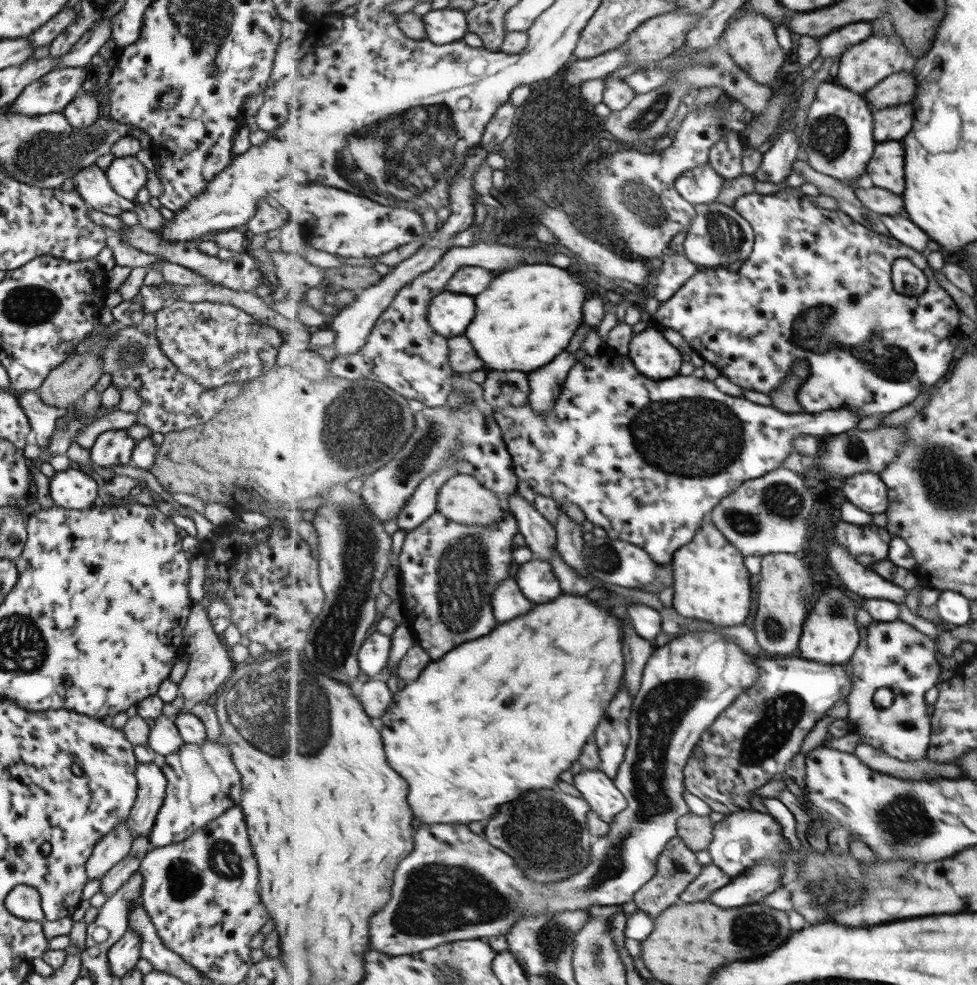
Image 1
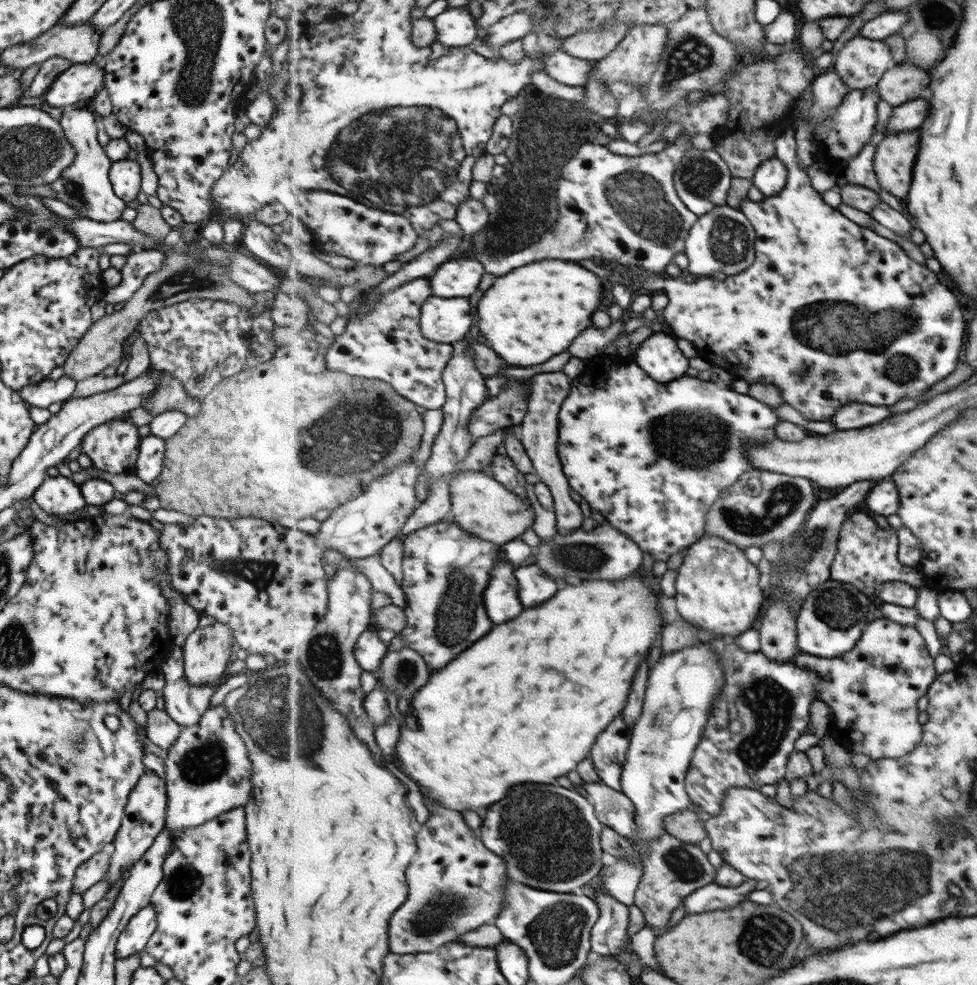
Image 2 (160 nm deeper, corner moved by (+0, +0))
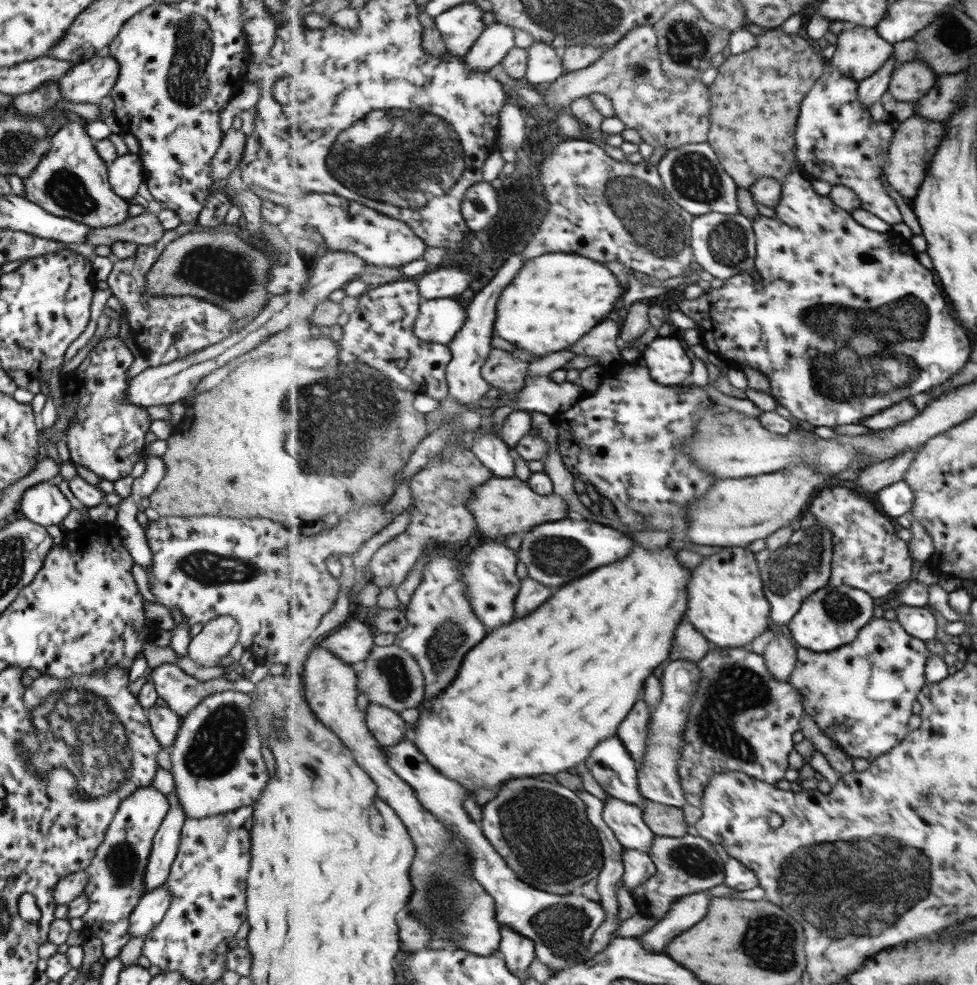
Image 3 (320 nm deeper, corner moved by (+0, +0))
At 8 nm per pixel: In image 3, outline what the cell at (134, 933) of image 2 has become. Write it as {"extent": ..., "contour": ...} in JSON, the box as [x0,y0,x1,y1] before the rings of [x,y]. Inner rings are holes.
{"extent":[128,883,170,937],"contour":[[[165,883],[154,888],[153,891],[143,893],[128,916],[128,935],[144,937],[162,919],[169,907],[170,898]]]}

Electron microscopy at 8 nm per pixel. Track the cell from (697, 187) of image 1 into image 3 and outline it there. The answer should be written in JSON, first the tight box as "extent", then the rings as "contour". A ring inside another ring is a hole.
{"extent":[657,141,740,217],"contour":[[[708,141],[668,149],[657,167],[670,195],[694,217],[710,212],[740,213],[739,186],[720,163],[718,154]]]}

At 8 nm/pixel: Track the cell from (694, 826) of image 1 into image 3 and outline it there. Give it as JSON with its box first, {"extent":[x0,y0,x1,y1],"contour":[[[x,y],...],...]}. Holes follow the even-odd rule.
{"extent":[642,799,688,838],"contour":[[[649,799],[644,800],[642,806],[644,821],[648,823],[656,835],[672,838],[688,836],[687,822],[685,822],[681,808],[653,802]]]}

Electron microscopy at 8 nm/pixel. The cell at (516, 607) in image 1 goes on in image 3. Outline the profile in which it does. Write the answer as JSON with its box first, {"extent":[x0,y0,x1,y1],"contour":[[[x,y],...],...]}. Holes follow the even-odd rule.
{"extent":[462,539,522,628],"contour":[[[488,539],[479,548],[473,548],[462,560],[462,578],[466,582],[466,597],[476,615],[487,628],[511,624],[515,618],[515,598],[521,590],[522,579],[517,576],[520,558],[505,540]]]}

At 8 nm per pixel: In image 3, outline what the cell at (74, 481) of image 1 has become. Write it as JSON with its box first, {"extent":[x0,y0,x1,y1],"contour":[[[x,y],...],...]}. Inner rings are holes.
{"extent":[17,481,71,527],"contour":[[[43,481],[23,491],[17,509],[23,514],[23,519],[45,527],[59,524],[71,506],[57,485]]]}

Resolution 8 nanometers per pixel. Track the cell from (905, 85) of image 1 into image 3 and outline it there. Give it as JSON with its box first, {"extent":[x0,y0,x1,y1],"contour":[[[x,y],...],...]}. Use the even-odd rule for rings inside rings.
{"extent":[888,61,939,102],"contour":[[[925,61],[901,63],[893,73],[888,92],[897,101],[917,102],[936,85],[939,77]]]}

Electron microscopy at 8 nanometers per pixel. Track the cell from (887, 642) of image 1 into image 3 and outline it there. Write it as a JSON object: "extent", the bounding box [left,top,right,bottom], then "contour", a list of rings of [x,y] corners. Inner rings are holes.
{"extent":[791,617,930,762],"contour":[[[880,617],[864,626],[855,641],[833,652],[813,652],[801,647],[791,683],[803,699],[806,714],[813,716],[820,730],[831,741],[839,743],[855,758],[874,762],[877,757],[901,745],[911,734],[909,720],[913,716],[913,704],[926,685],[926,665],[930,655],[924,639],[909,634],[897,619]]]}

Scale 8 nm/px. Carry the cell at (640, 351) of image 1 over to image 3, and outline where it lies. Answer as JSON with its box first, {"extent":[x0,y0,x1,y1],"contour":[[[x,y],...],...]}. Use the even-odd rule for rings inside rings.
{"extent":[643,333,693,387],"contour":[[[676,333],[653,339],[643,352],[643,358],[657,382],[678,387],[689,381],[693,370],[692,360],[687,354],[685,343]]]}

